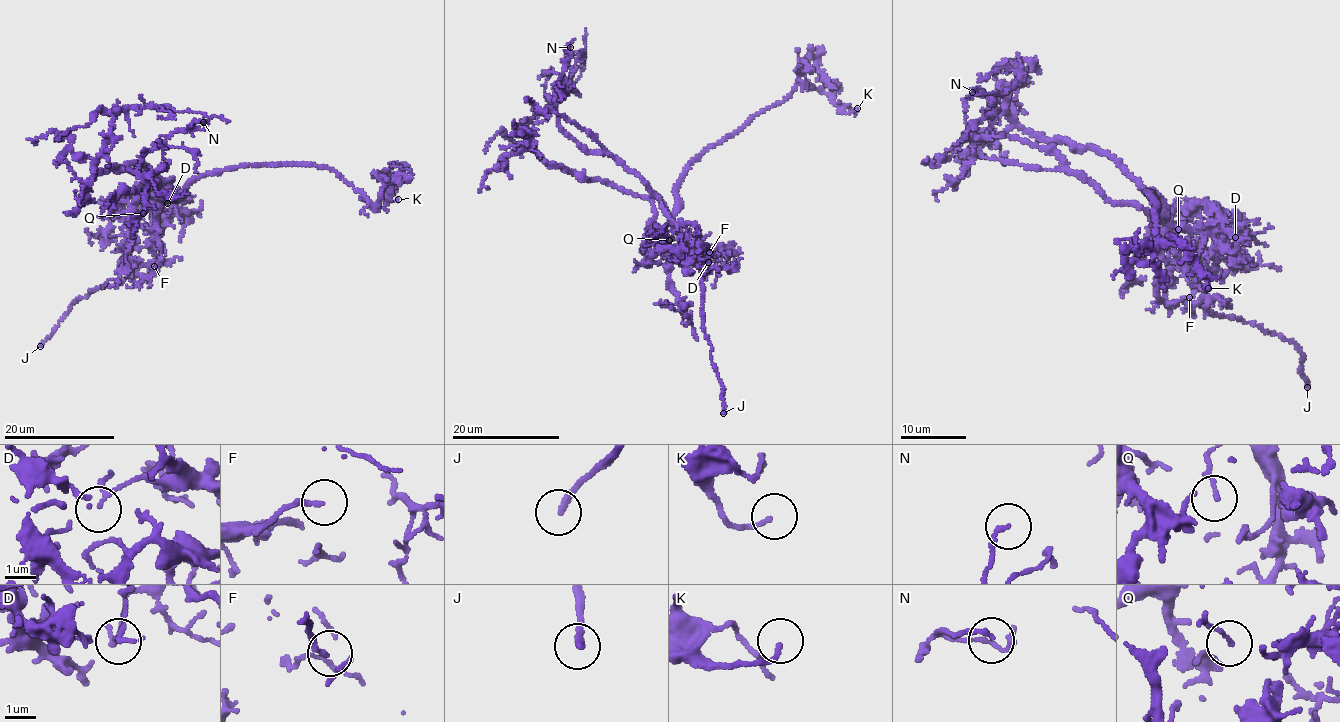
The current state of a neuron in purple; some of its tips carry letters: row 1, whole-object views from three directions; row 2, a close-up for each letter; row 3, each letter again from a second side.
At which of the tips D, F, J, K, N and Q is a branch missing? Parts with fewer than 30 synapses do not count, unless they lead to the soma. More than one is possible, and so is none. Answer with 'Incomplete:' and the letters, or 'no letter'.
Incomplete: F, J

